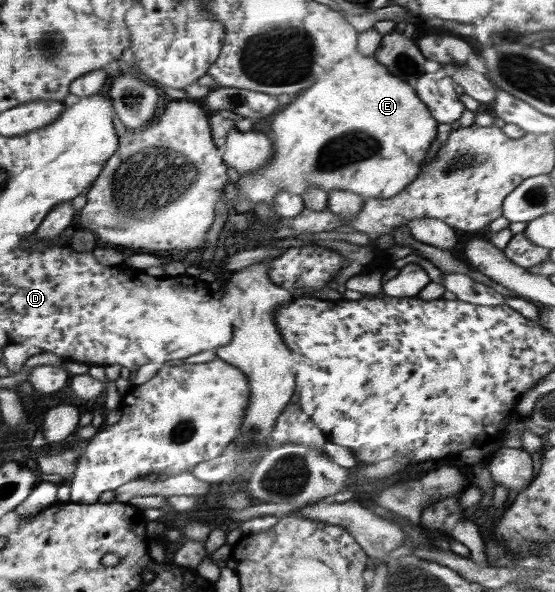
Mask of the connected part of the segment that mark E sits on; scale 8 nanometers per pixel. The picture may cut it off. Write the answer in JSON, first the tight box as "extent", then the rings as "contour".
{"extent":[238,52,439,210],"contour":[[[356,52],[347,58],[341,59],[328,70],[328,73],[324,77],[320,77],[306,93],[302,93],[294,103],[290,103],[284,111],[280,111],[274,117],[274,121],[272,121],[272,134],[270,136],[270,139],[273,141],[274,154],[272,159],[260,169],[251,171],[247,175],[240,175],[240,189],[238,190],[240,190],[240,193],[246,199],[250,199],[251,210],[254,209],[256,203],[262,202],[267,203],[270,207],[271,201],[279,191],[286,190],[301,196],[311,187],[320,188],[328,193],[336,190],[351,191],[353,194],[361,195],[364,199],[391,198],[393,195],[399,194],[419,174],[421,163],[424,162],[424,157],[426,157],[426,151],[428,151],[430,144],[436,138],[436,129],[439,123],[432,117],[426,104],[419,97],[416,97],[416,91],[406,81],[400,81],[398,77],[390,75],[386,66],[382,65],[376,58],[372,59],[372,57],[360,55],[360,53]]]}

